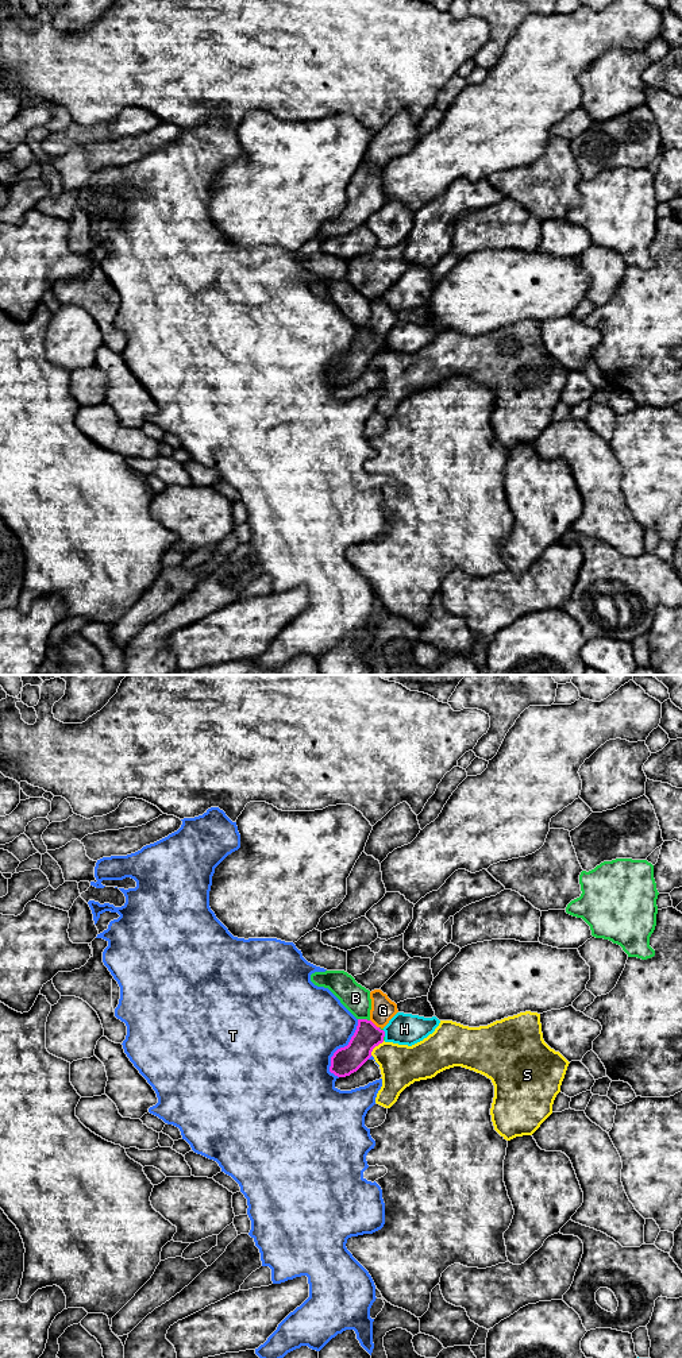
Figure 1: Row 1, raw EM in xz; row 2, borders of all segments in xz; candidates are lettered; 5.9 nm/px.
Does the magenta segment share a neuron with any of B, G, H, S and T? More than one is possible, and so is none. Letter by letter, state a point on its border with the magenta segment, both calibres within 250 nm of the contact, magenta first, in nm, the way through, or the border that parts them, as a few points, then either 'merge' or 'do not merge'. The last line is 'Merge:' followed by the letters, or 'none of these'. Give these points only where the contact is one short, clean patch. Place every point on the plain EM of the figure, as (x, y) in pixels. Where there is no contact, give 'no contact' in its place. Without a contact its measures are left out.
B: meets magenta in xz at (363, 328); 160 nm thick on the magenta side, 160 nm on the other; border along xz (358, 327), (369, 330); do not merge
G: meets magenta in xz at (373, 332); 160 nm thick on the magenta side, 140 nm on the other; runs through xz (368, 344), (373, 332), (382, 319); merge
H: meets magenta in xz at (384, 342); 160 nm thick on the magenta side, 190 nm on the other; do not merge
S: meets magenta in xz at (376, 354); 160 nm thick on the magenta side, 240 nm on the other; border along xz (384, 350), (370, 363); do not merge
T: meets magenta in xz at (340, 357); 160 nm thick on the magenta side, 480 nm on the other; do not merge
Merge: G

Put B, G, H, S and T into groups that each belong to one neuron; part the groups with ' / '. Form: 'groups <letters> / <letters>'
groups B / G / H / S / T

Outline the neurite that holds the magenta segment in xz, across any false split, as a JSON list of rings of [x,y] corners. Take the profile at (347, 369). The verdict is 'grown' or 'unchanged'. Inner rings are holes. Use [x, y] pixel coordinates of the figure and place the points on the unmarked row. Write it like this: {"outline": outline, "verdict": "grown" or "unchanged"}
{"outline": [[[381,298],[371,300],[370,308],[370,328],[358,328],[348,354],[338,358],[331,366],[330,381],[338,386],[350,385],[371,366],[373,358],[384,351],[382,337],[398,321],[397,313]]], "verdict": "grown"}

